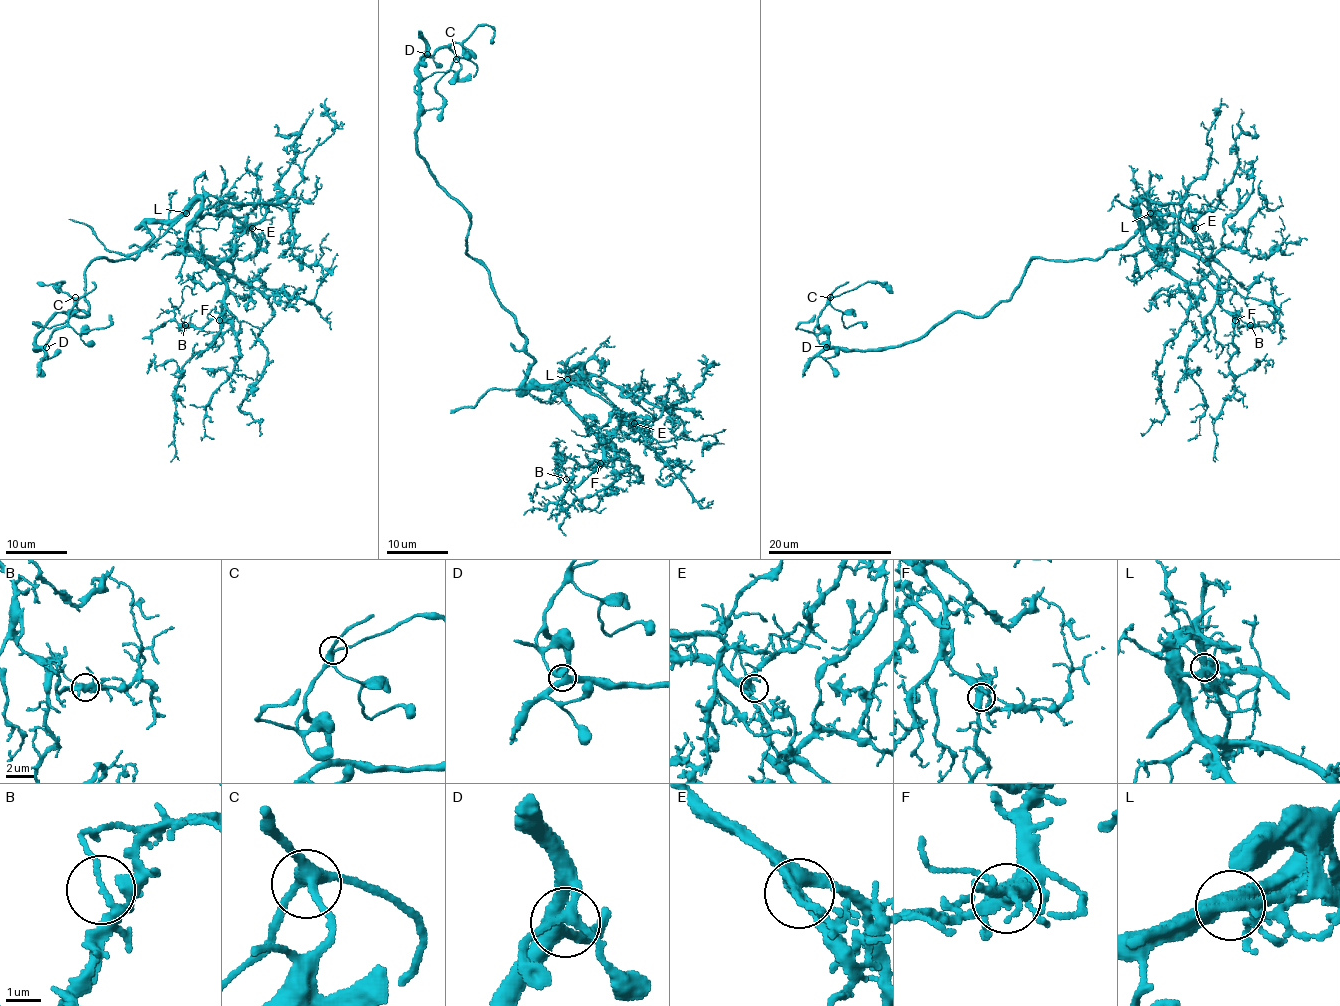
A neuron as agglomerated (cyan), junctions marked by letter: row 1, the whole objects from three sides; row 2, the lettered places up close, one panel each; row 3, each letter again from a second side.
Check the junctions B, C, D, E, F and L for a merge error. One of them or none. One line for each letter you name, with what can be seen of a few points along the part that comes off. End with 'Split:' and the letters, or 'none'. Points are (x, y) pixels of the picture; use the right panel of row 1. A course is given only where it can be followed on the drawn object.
Split: none

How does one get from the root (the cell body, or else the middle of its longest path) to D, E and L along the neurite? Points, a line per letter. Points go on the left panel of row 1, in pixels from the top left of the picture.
D: (135, 257), (90, 263), (84, 273), (89, 311), (84, 316), (58, 313), (35, 337), (36, 350), (46, 347)
E: (135, 257), (152, 239), (147, 223), (178, 220), (198, 200), (202, 202), (202, 215), (232, 214), (252, 228)
L: (135, 257), (152, 239), (147, 223), (178, 220), (186, 212)

